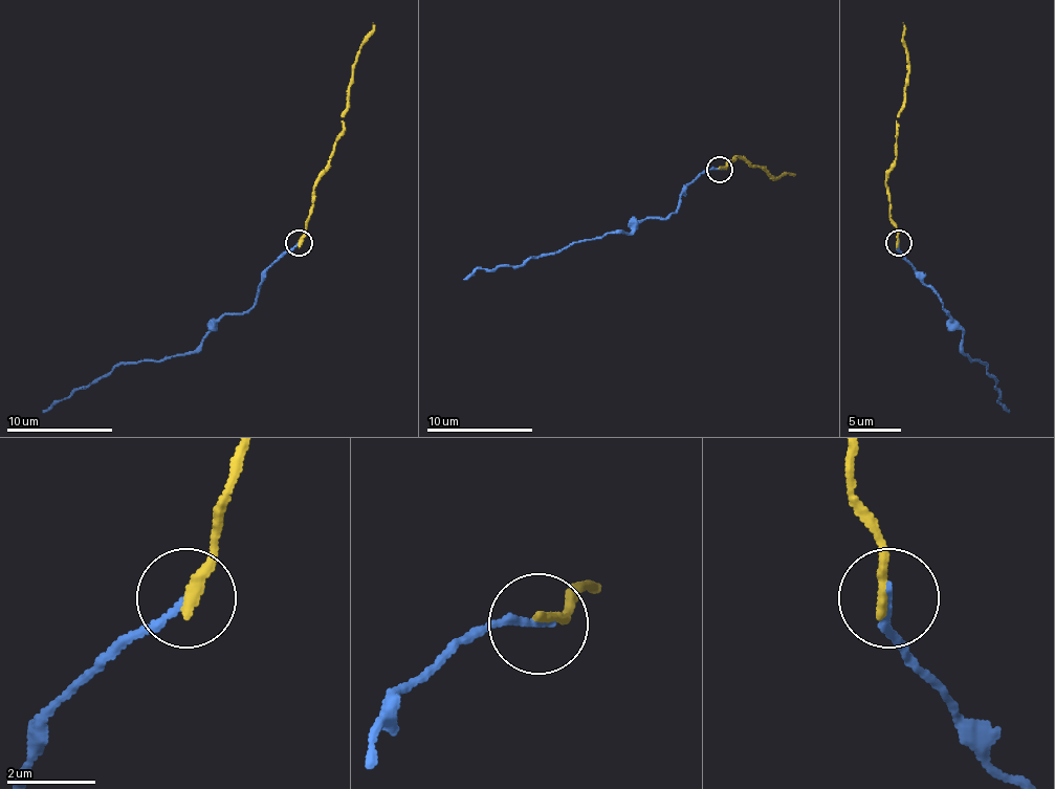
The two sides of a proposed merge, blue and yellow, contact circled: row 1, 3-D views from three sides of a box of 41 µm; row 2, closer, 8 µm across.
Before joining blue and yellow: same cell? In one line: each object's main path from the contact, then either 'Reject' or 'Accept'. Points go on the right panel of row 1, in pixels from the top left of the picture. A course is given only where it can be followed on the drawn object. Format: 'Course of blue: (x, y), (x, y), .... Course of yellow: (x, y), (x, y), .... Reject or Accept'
Course of blue: (898, 243), (898, 248), (962, 331), (962, 352), (983, 363), (996, 381), (998, 402), (1009, 413). Course of yellow: (898, 243), (885, 177), (896, 158), (896, 129), (908, 79), (903, 23). Reject

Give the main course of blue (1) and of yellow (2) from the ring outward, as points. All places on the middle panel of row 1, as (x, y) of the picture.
1: (719, 169), (687, 184), (665, 219), (518, 266), (475, 269), (464, 280)
2: (719, 169), (738, 155), (750, 166), (764, 166), (761, 169), (772, 179), (793, 174)

